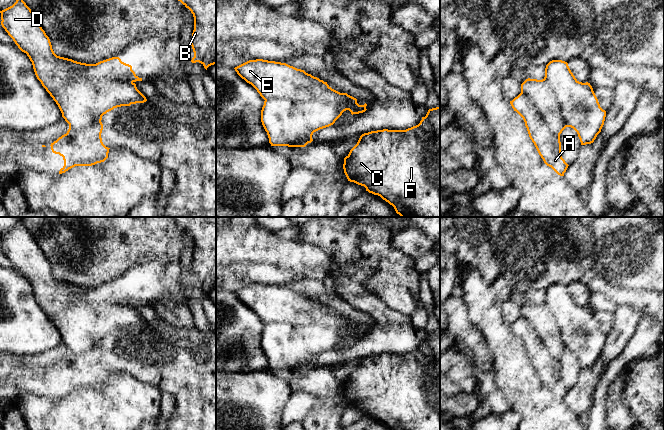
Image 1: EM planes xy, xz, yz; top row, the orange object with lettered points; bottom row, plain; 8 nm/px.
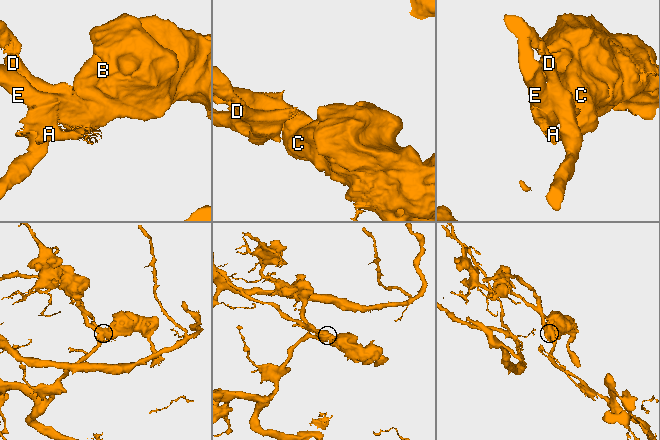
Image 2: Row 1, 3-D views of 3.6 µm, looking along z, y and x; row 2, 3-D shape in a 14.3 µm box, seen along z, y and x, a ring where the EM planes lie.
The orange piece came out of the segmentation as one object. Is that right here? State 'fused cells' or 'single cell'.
fused cells

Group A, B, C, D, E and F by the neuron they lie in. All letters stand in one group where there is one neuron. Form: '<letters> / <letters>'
A B C E F / D

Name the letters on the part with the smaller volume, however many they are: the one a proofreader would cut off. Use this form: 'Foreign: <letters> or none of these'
Foreign: A, B, C, E, F

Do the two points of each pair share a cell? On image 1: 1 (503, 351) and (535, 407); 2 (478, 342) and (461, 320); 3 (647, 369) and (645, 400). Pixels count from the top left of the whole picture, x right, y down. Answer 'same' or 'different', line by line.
1: same
2: same
3: same

